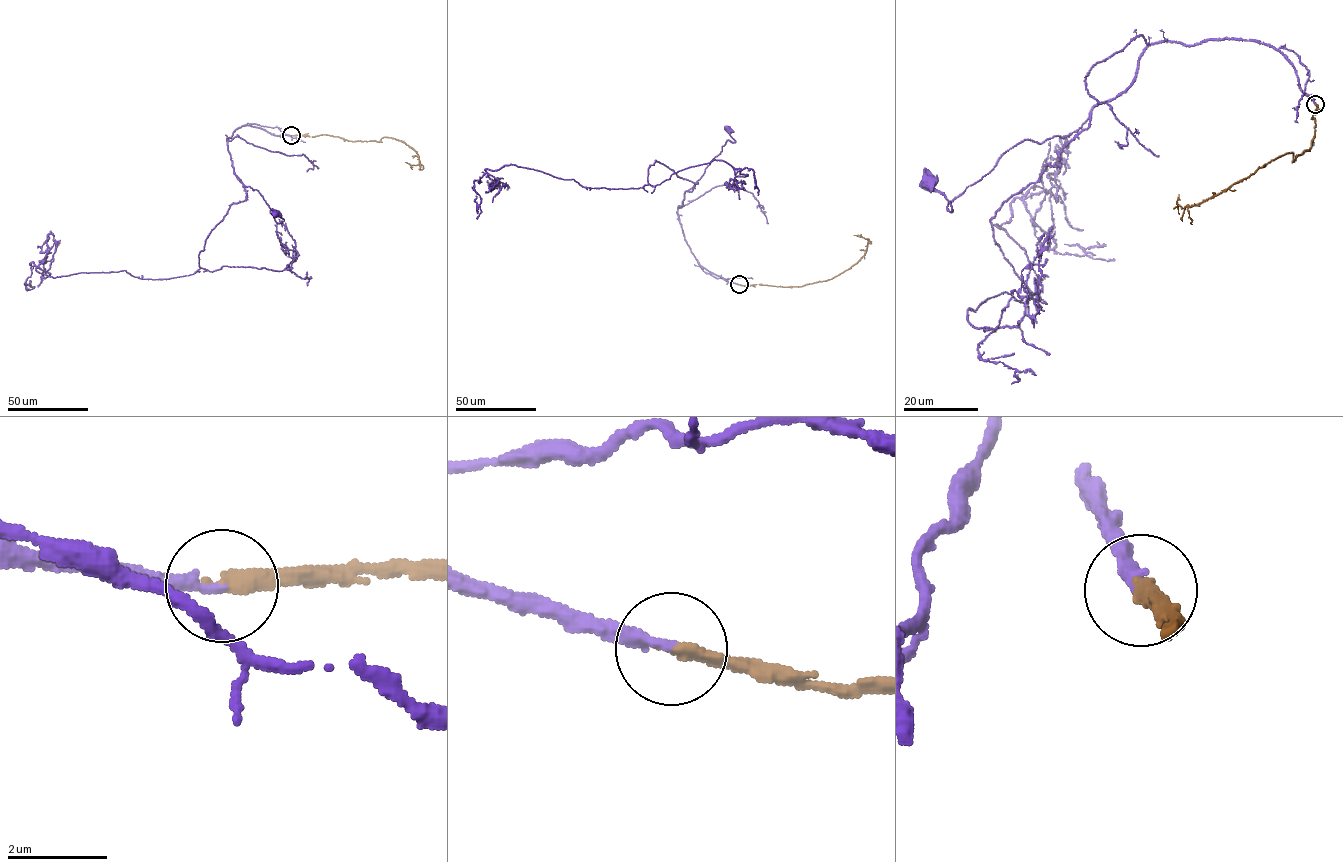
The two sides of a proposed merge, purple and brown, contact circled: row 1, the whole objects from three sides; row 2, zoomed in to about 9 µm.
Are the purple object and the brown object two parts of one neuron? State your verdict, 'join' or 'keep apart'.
join

